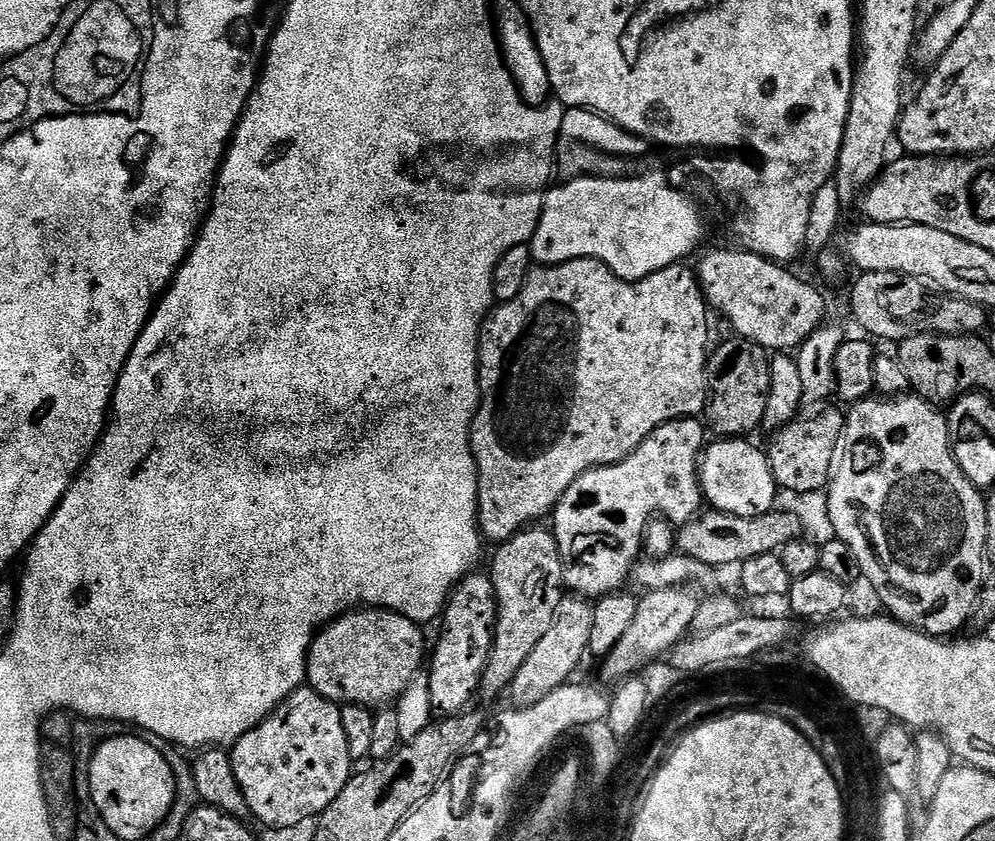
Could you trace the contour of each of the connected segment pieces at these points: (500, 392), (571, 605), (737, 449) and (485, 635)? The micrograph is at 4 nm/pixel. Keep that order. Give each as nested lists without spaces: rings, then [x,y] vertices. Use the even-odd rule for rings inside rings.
[[[571,260],[565,264],[550,264],[547,266],[533,267],[532,273],[528,275],[528,280],[524,284],[524,289],[519,292],[513,300],[503,301],[499,306],[493,307],[488,313],[488,319],[484,321],[483,328],[480,329],[480,407],[476,410],[476,417],[472,423],[472,452],[476,456],[476,464],[480,467],[480,511],[478,519],[480,522],[480,531],[485,537],[488,536],[495,542],[503,542],[509,540],[516,533],[524,531],[533,522],[540,520],[549,515],[555,509],[558,501],[566,494],[566,490],[570,490],[570,486],[574,486],[574,482],[578,478],[582,478],[582,474],[586,474],[591,468],[604,468],[608,464],[617,464],[627,458],[634,450],[638,450],[638,446],[642,446],[644,439],[650,434],[654,434],[654,430],[658,430],[662,425],[668,424],[672,420],[687,420],[696,418],[701,415],[708,407],[708,361],[710,359],[710,344],[708,348],[708,312],[710,313],[710,305],[704,298],[704,289],[700,287],[700,282],[695,271],[688,269],[687,263],[671,264],[668,268],[663,268],[648,276],[644,280],[623,280],[618,278],[615,272],[611,272],[601,260]]]
[[[568,594],[564,601],[558,606],[554,614],[554,622],[550,622],[550,630],[546,630],[546,635],[534,646],[533,653],[528,660],[522,664],[514,678],[510,695],[512,694],[512,704],[517,708],[529,708],[542,698],[554,694],[563,684],[569,683],[572,676],[580,668],[584,656],[589,655],[590,634],[594,630],[595,607],[583,595]]]
[[[716,438],[713,444],[711,441],[705,447],[700,466],[700,491],[703,492],[705,501],[715,511],[734,514],[738,518],[758,518],[777,507],[778,485],[768,461],[768,453],[763,447],[755,448],[752,442],[748,438]]]
[[[480,570],[473,571],[471,574],[464,577],[463,580],[460,581],[459,584],[456,585],[453,593],[448,598],[447,605],[442,613],[442,621],[444,620],[444,629],[440,632],[440,641],[436,644],[436,652],[434,654],[434,660],[430,662],[430,668],[432,664],[432,674],[429,673],[428,679],[431,686],[431,694],[433,698],[433,704],[437,708],[439,713],[443,715],[455,715],[458,712],[463,711],[469,704],[467,704],[476,693],[479,691],[481,678],[483,676],[483,672],[489,662],[490,654],[492,652],[492,643],[496,638],[496,586],[492,581],[491,575],[485,574],[484,576],[480,573]]]

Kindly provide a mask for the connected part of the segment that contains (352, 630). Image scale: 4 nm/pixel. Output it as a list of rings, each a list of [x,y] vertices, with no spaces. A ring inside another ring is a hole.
[[[361,606],[351,612],[345,612],[343,616],[333,620],[331,624],[325,624],[323,628],[317,632],[316,637],[312,640],[312,648],[308,652],[308,674],[306,677],[307,683],[318,694],[322,694],[327,700],[334,700],[337,704],[345,706],[348,704],[365,705],[372,710],[379,709],[381,706],[391,705],[396,702],[407,690],[408,685],[417,678],[420,667],[425,667],[426,658],[424,662],[424,631],[421,625],[417,624],[415,620],[406,618],[397,612],[390,612],[387,608],[370,608]]]

